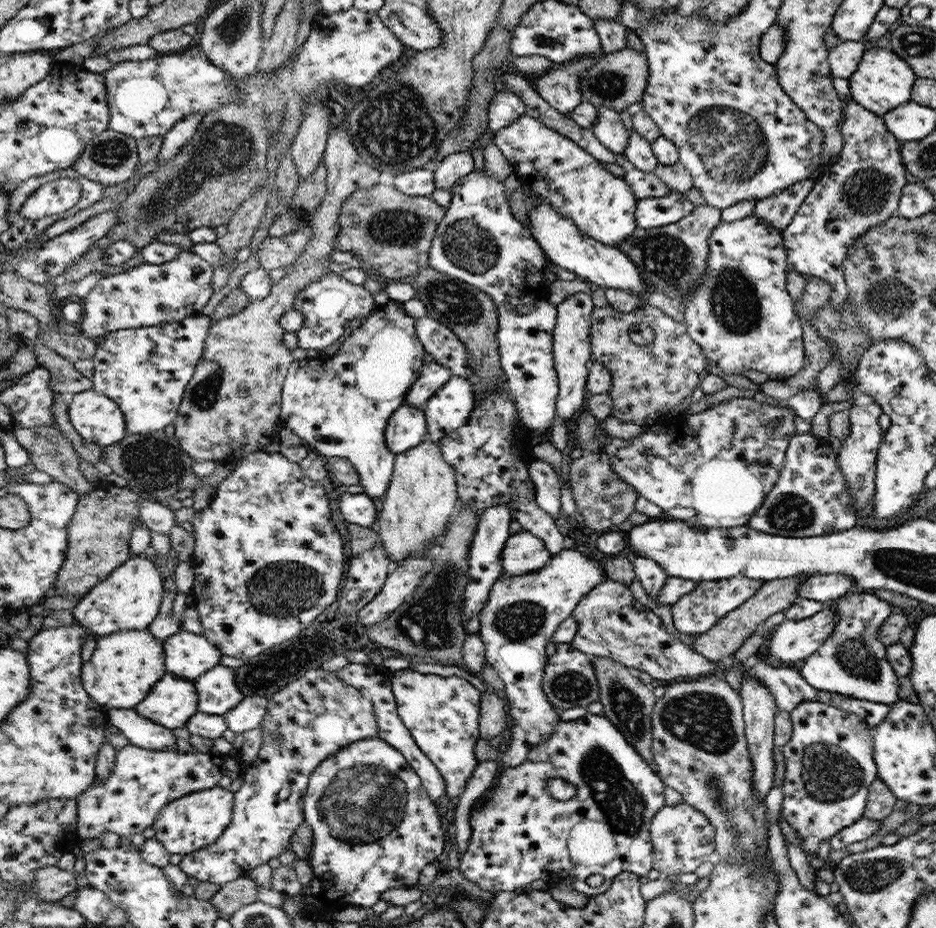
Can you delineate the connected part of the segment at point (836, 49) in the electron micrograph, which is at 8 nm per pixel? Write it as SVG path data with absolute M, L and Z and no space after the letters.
M840 41L829 49L828 62L831 75L836 78L849 79L858 69L862 56L869 43L862 41Z

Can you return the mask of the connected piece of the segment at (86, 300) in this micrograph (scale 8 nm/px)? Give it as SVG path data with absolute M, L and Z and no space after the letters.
M183 250L170 262L164 264L144 262L130 270L105 276L81 300L84 314L82 320L78 322L80 333L85 337L99 340L115 330L158 326L164 322L176 322L191 315L198 315L214 294L211 285L214 276L213 267L207 259L200 258L200 255Z

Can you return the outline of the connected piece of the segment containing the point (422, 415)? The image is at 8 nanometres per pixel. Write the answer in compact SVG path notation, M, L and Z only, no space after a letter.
M401 405L387 425L388 451L394 455L415 449L427 437L427 412L423 407Z

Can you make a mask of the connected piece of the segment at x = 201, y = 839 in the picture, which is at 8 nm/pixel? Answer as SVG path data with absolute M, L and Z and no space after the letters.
M222 787L200 790L178 798L165 806L153 824L155 838L172 854L187 855L207 848L219 840L230 822L230 810L235 806L235 794Z

